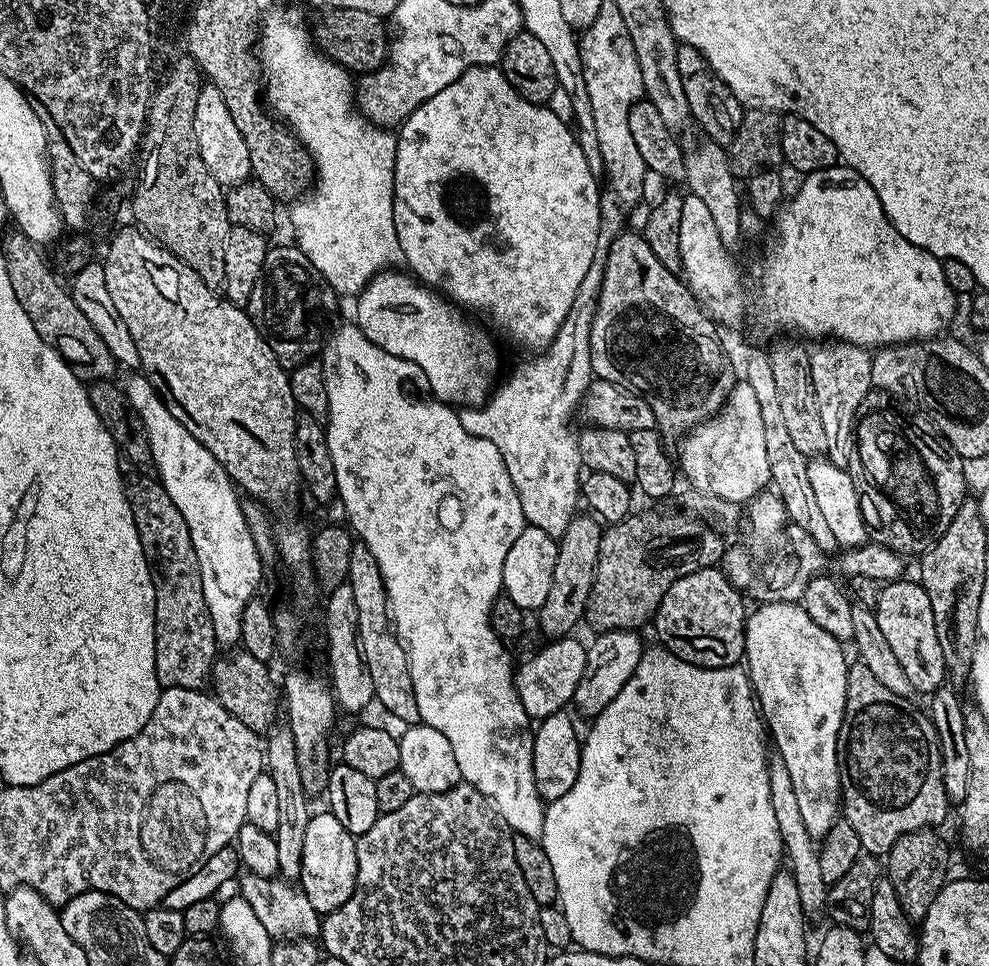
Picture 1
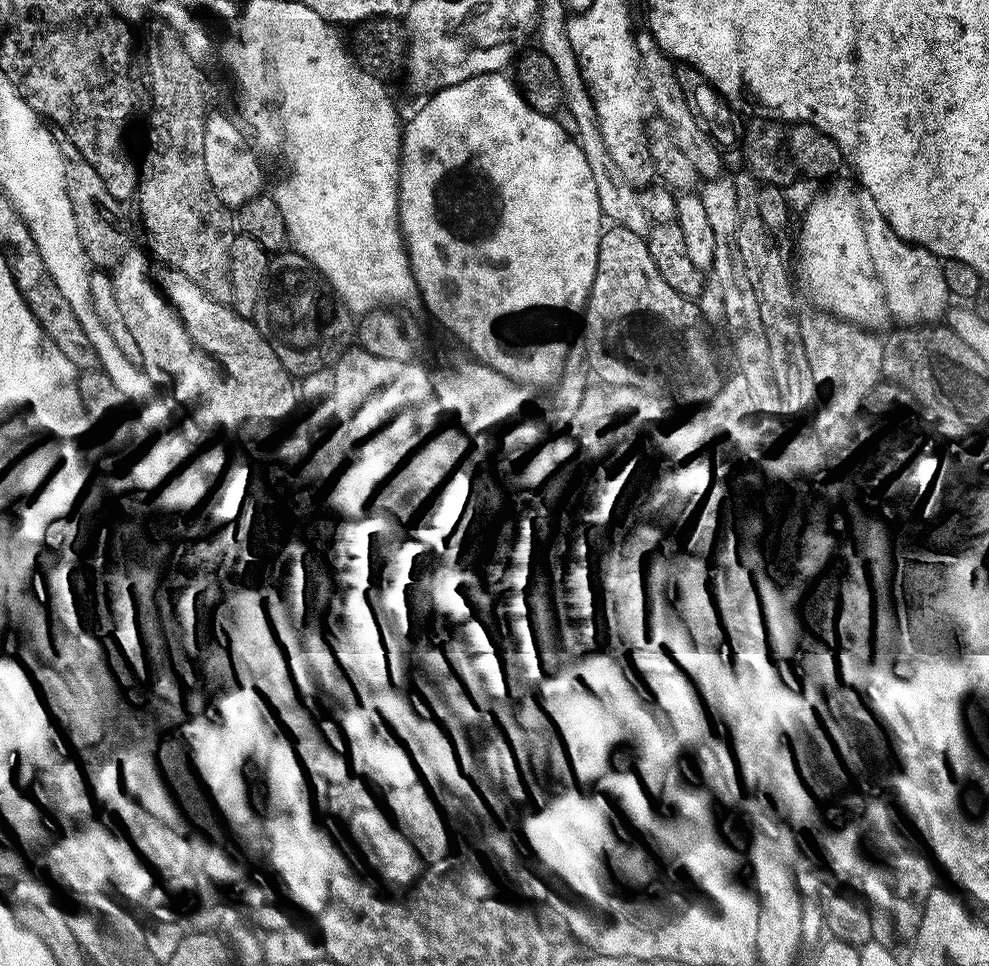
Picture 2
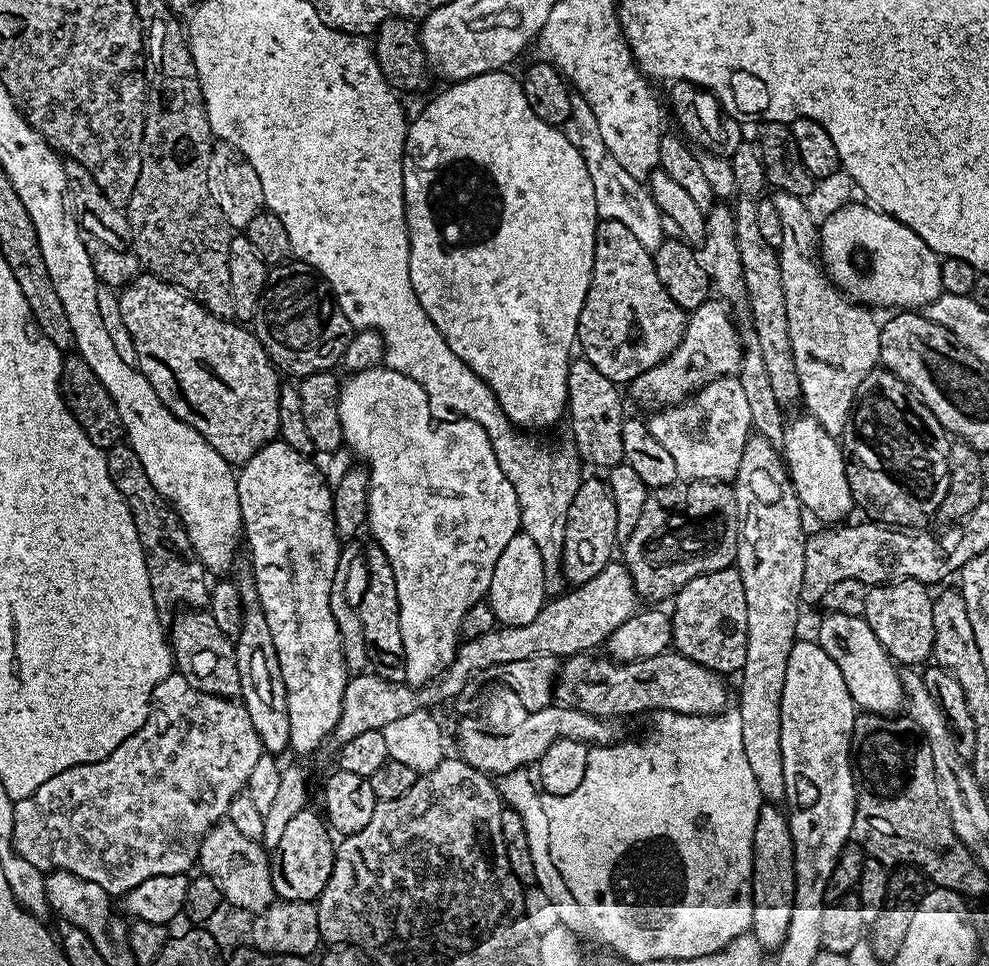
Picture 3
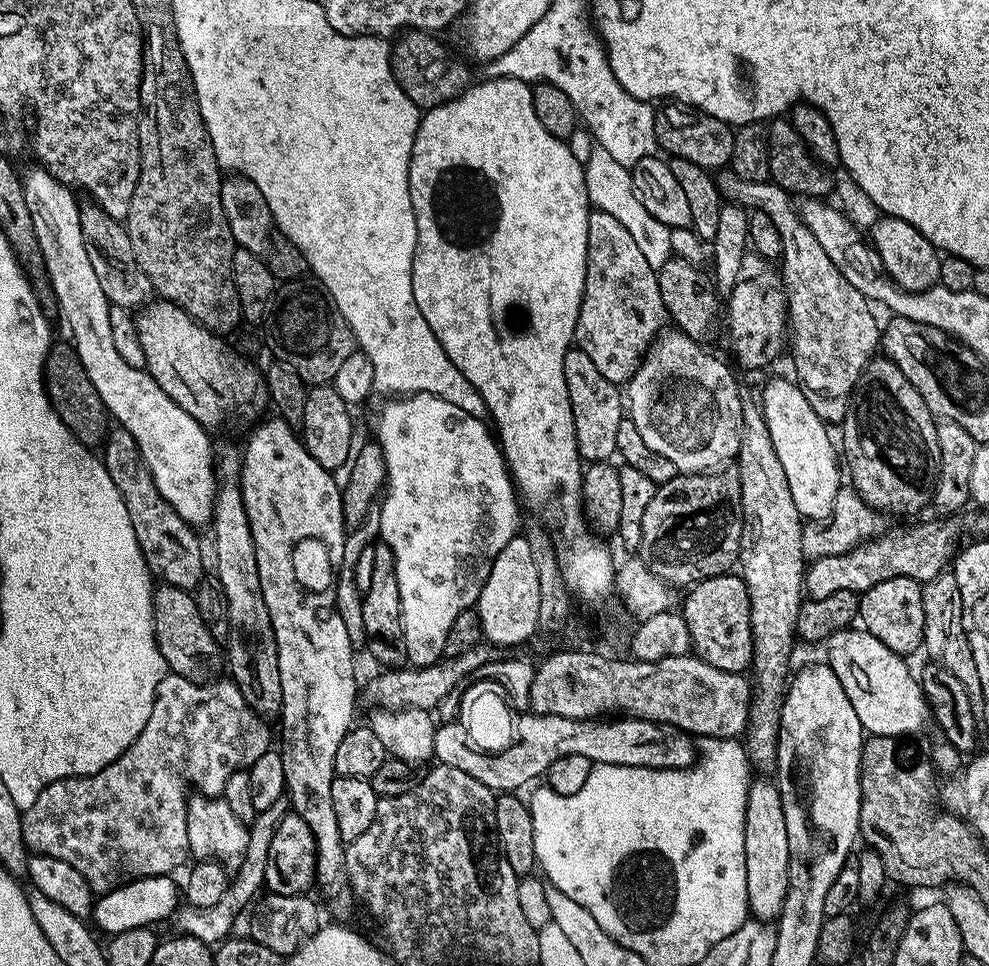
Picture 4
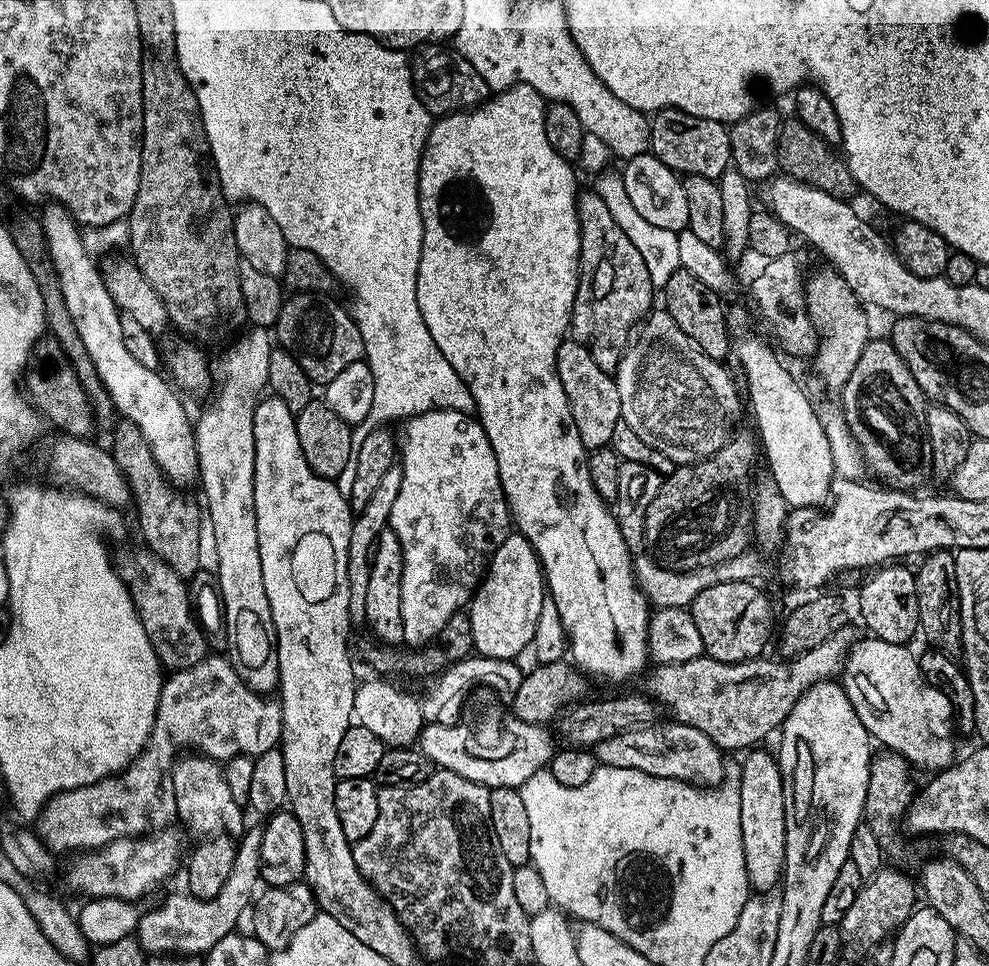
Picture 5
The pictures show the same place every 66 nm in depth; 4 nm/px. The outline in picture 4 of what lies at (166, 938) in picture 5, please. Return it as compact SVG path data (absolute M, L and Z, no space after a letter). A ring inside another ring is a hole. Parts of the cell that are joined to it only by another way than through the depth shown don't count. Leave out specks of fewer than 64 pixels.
M284 798L274 802L269 809L257 812L255 820L252 821L248 829L250 846L246 850L242 866L235 871L226 894L222 894L222 902L217 902L216 905L209 908L181 907L174 916L177 933L198 938L202 943L209 946L219 945L231 933L228 931L231 930L236 915L244 907L247 909L261 895L262 889L265 887L264 875L266 874L266 862L270 854L270 841L274 839L274 834L278 830L278 822L282 822L282 818L289 815L289 812L289 801Z

